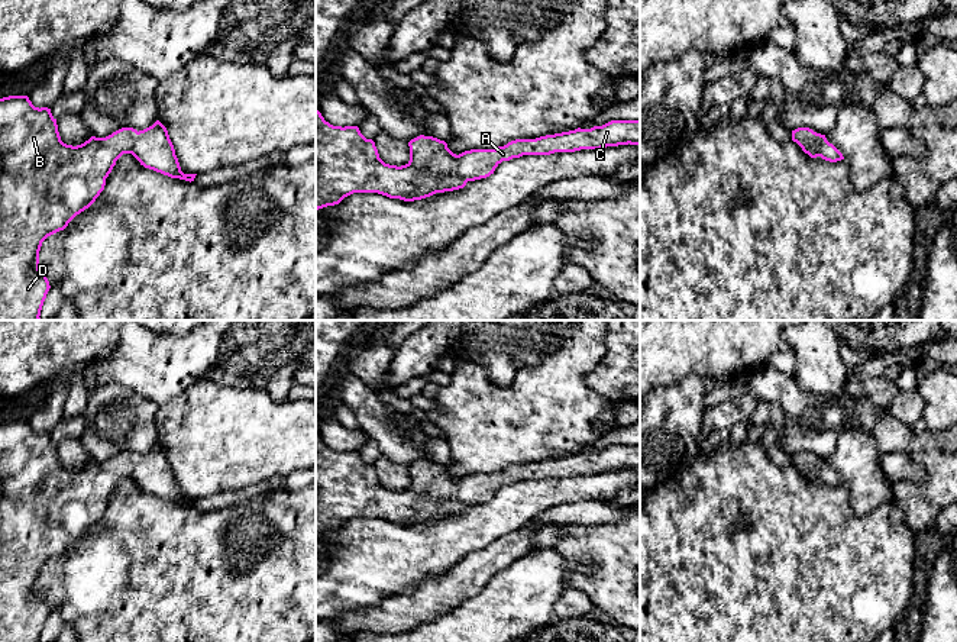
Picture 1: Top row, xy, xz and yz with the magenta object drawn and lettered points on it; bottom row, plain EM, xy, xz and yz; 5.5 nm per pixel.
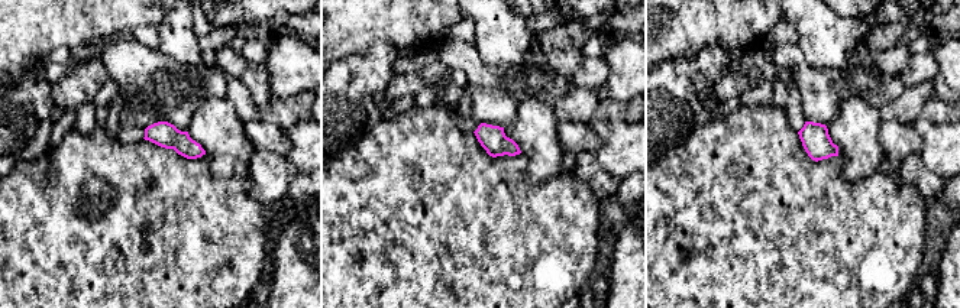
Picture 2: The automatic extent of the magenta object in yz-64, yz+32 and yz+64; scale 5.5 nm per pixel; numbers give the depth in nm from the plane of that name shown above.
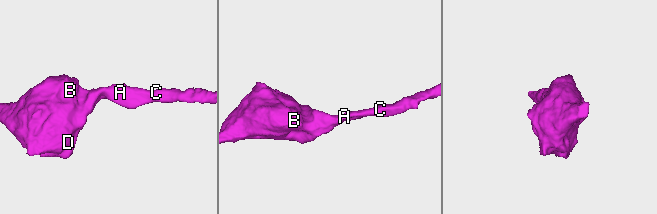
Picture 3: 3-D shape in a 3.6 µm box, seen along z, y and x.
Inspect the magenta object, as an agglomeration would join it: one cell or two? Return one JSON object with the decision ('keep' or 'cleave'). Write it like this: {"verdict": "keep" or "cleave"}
{"verdict": "keep"}

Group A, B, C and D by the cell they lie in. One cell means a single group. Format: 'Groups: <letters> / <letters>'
Groups: A B C D

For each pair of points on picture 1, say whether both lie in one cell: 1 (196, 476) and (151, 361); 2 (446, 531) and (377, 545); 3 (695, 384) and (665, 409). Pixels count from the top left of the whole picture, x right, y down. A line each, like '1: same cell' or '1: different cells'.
1: different cells
2: same cell
3: same cell

